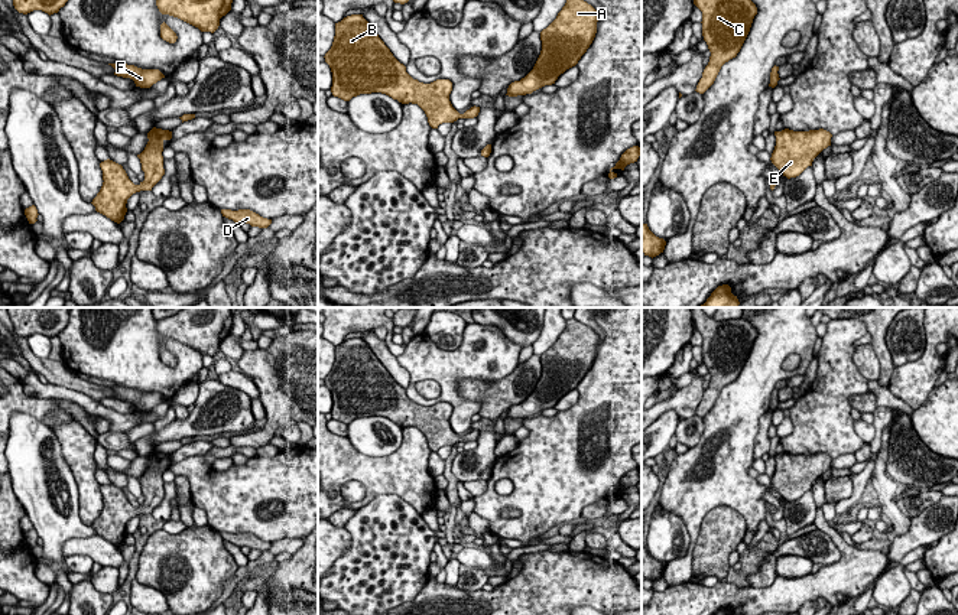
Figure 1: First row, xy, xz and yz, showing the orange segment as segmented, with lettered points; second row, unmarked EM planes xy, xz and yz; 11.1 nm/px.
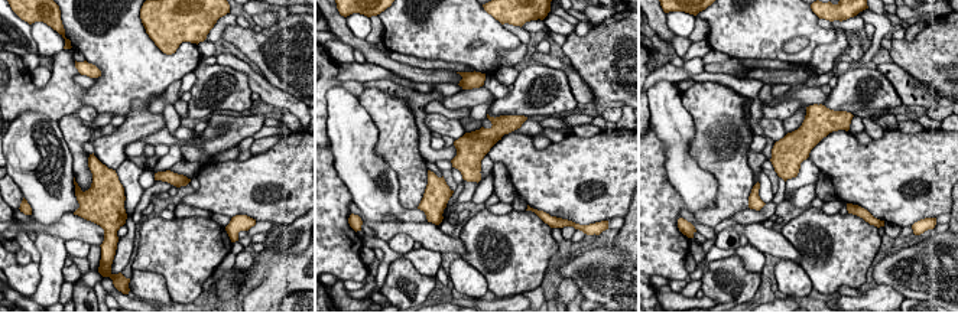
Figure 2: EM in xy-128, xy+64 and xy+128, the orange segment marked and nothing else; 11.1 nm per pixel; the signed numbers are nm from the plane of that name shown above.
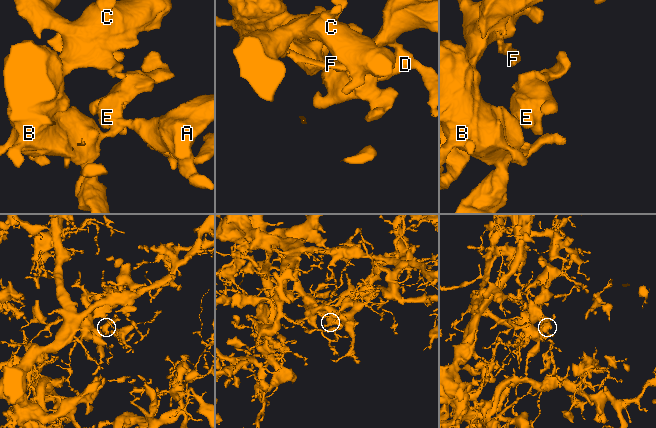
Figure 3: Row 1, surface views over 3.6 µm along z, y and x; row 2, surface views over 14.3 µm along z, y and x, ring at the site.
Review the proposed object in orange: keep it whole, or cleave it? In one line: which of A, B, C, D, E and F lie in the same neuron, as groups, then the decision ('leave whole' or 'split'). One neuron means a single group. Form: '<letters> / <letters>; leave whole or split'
A B C D E F; leave whole

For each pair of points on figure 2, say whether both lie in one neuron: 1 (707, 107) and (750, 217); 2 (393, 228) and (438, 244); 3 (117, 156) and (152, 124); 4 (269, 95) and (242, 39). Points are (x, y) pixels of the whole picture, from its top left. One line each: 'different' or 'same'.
1: different
2: same
3: same
4: different

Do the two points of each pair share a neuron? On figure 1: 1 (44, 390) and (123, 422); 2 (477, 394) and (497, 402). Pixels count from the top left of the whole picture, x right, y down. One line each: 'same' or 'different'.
1: same
2: same

